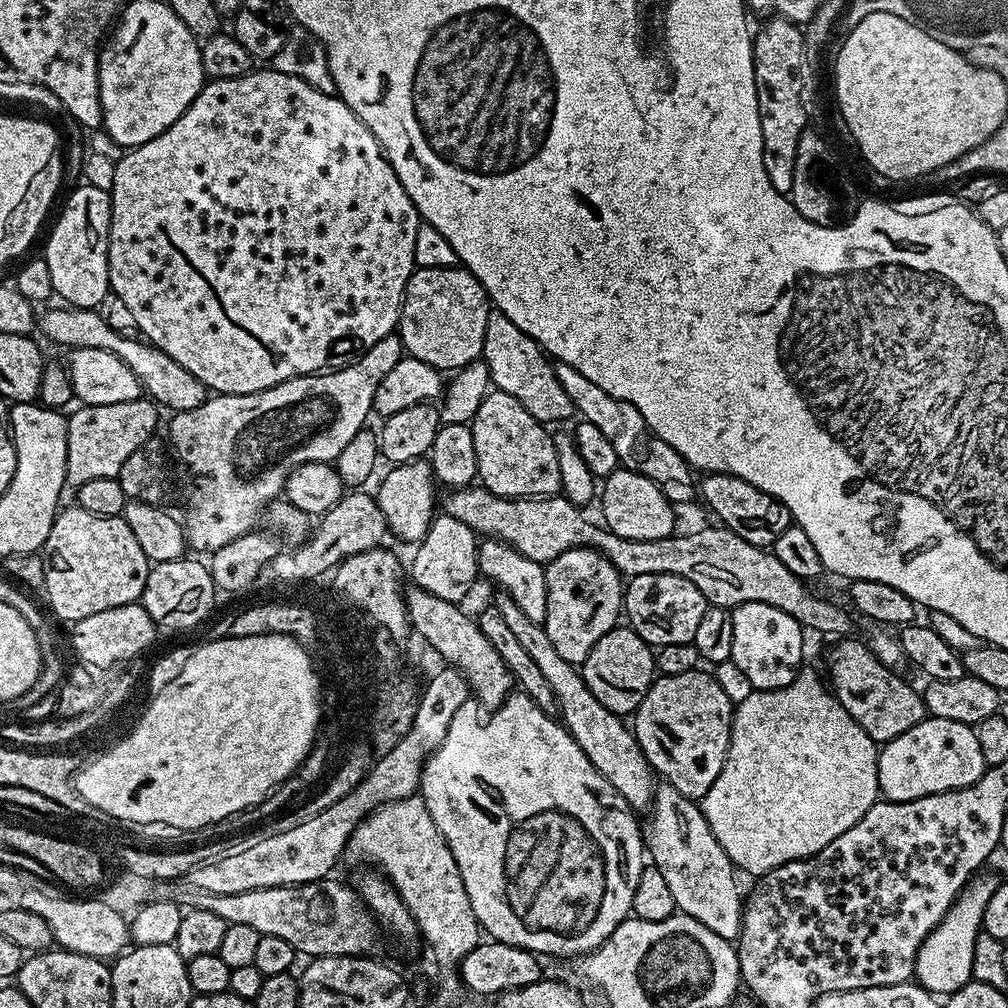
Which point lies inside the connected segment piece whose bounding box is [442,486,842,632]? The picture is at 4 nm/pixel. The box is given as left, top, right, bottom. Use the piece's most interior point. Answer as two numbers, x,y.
729,571

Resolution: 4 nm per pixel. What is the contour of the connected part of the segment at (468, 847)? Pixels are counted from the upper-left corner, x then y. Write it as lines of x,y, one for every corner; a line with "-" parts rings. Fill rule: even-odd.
515,694
496,713
493,714
489,720
480,721
480,708
481,705
477,703
475,699
468,699
468,701
462,706
458,706
458,714
454,714
454,718
450,722
450,726
446,730
446,738
436,748
435,752
428,757
424,762
424,769
420,775
420,787
418,789
419,799
426,806
426,810
430,810
430,818
434,818
434,826
438,826
438,830
446,838
446,842
450,846
450,850
454,854
454,862
458,862
458,870
462,874
462,882
466,886
466,894
470,898
472,903
472,909
474,914
478,918
481,929
485,933
488,932
493,941
498,944
509,944
510,946
518,946
524,948
528,952
535,952
541,957
544,956
572,956
571,958
579,958
587,953
592,952
600,945
606,942
606,938
610,938
610,934
614,934
614,930
622,921
629,919
632,912
632,903
634,902
634,890
636,889
635,883
630,882
630,876
628,880
628,848
624,844
620,844
620,834
624,830
637,829
638,820
636,824
637,813
634,809
625,802
622,798
622,794
618,794
618,790
613,788
606,788
606,781
602,773
590,762
590,758
586,758
586,754
578,746
578,742
571,736
568,729
564,727
563,723
555,722
556,724
548,724
550,720
549,713
544,712
536,705
530,697
523,694

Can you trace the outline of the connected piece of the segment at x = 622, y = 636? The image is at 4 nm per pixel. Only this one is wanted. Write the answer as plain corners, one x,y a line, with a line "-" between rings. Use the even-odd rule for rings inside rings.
617,626
602,638
590,650
582,665
582,675
590,694
606,706
606,710
615,712
624,718
635,713
636,708
652,689
653,680
657,679
656,657
653,645
641,638
631,626

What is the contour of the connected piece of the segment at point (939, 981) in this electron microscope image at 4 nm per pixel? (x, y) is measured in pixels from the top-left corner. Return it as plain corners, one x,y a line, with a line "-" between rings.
969,883
956,897
956,902
951,910
944,915
940,925
924,937
916,952
915,979
920,987
927,988
929,992
939,994
944,998
951,996
973,979
972,965
978,944
977,941
972,941
972,931
975,928
977,931
978,926
983,925
984,908
988,905
988,899
993,889
991,883
976,883

